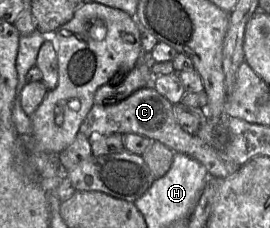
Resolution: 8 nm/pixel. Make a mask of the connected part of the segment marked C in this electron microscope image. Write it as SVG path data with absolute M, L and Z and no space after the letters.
M152 86L143 87L115 104L99 105L95 103L81 124L79 133L88 138L114 133L140 134L165 144L175 153L180 152L194 158L207 169L210 176L221 179L231 176L240 168L235 163L224 159L218 151L196 135L185 132L175 118L173 104Z

